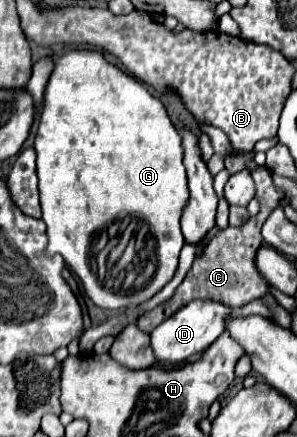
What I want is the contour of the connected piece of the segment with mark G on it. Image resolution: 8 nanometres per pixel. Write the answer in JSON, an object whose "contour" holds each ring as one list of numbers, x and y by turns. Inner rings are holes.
{"contour":[[90,47,70,49,56,61,52,77,46,85,44,107,34,139,34,149,38,153,42,221,48,225,46,253,60,253,66,259,66,263,74,269,74,273,82,279,86,295,102,309,128,309,156,295,174,277,174,271,178,267,178,255,184,245,180,215,188,199,180,135,172,125,170,115,160,97,154,97,152,89,146,83,134,79,132,75,120,71,116,65,108,63,102,51],[112,253,116,253,118,259,110,259],[90,265,98,275,90,271],[98,277,106,287,118,291,106,291,106,287,98,283]]}

